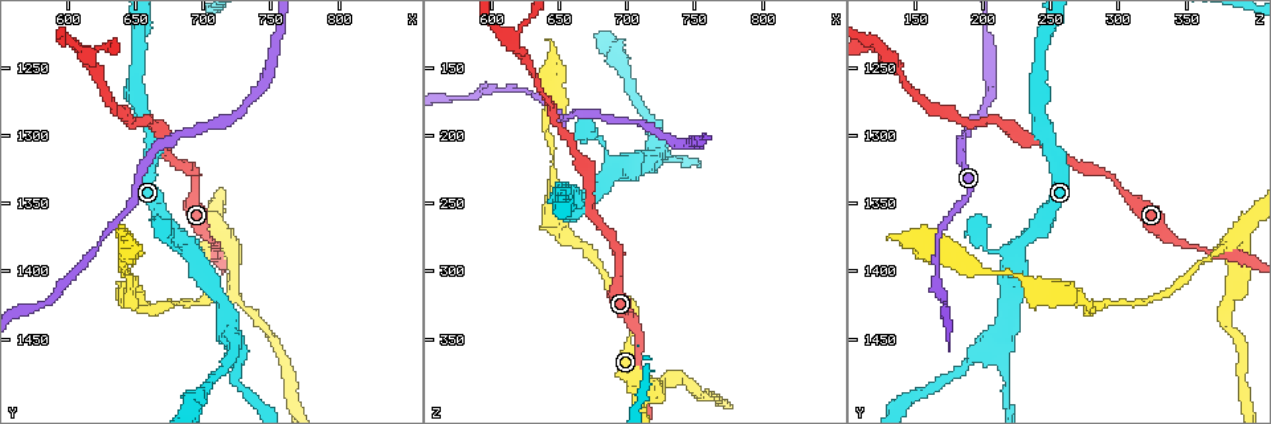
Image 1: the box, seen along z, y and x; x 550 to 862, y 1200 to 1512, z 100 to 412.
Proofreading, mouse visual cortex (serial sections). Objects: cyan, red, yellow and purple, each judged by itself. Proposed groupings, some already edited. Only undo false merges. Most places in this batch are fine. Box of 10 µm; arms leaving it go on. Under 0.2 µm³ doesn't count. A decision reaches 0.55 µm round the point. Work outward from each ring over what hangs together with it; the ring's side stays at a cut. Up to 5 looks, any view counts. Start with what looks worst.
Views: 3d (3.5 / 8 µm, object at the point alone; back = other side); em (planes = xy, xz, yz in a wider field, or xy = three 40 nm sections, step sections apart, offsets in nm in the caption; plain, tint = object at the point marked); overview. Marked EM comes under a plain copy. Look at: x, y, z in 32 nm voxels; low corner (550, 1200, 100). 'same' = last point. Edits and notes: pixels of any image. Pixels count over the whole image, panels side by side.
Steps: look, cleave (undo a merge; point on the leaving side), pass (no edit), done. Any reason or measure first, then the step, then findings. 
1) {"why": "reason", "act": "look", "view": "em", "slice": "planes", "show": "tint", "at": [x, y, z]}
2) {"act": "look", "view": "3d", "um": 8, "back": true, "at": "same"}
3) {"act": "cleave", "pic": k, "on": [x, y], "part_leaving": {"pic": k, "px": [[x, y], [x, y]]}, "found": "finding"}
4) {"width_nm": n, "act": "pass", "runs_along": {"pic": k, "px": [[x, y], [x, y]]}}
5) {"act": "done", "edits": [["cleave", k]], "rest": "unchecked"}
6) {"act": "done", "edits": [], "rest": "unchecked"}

{"why": "narrows sharply", "act": "look", "view": "3d", "um": 3.5, "at": [646, 1402, 216]}

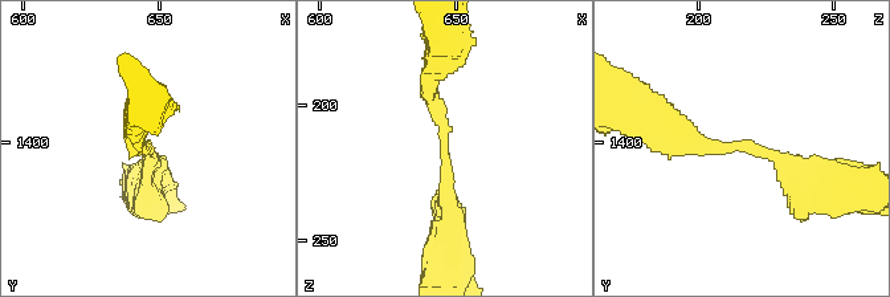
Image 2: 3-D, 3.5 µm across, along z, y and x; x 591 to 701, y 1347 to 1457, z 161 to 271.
{"arm_widths_nm": [200, 250], "act": "look", "view": "em", "slice": "xy", "step": 1, "show": "tint", "at": [647, 1402, 217]}

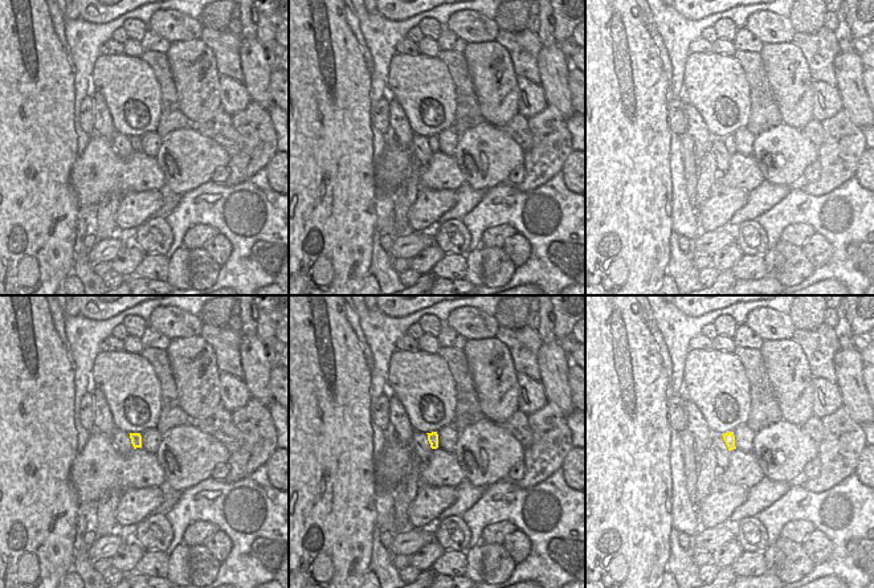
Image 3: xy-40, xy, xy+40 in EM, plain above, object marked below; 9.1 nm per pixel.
{"act": "pass", "runs_along": {"pic": 2, "px": [[821, 175], [669, 123]]}, "found": "continuous, no second cell"}

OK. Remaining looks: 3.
{"why": "three-way junction", "act": "look", "view": "3d", "um": 3.5, "at": [614, 1242, 130]}

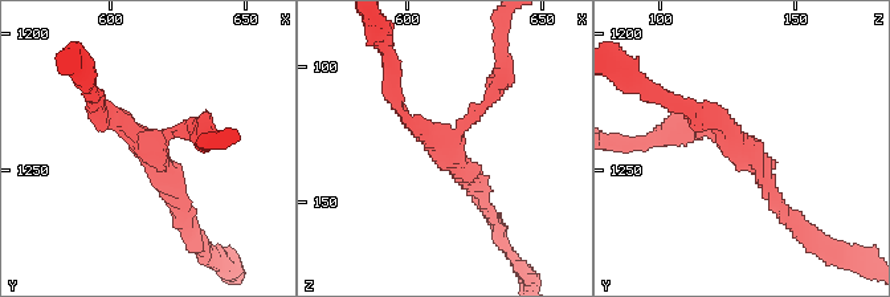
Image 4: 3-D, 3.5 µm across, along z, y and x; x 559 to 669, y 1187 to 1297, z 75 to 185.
{"act": "look", "view": "em", "slice": "planes", "show": "tint", "at": [614, 1241, 131]}

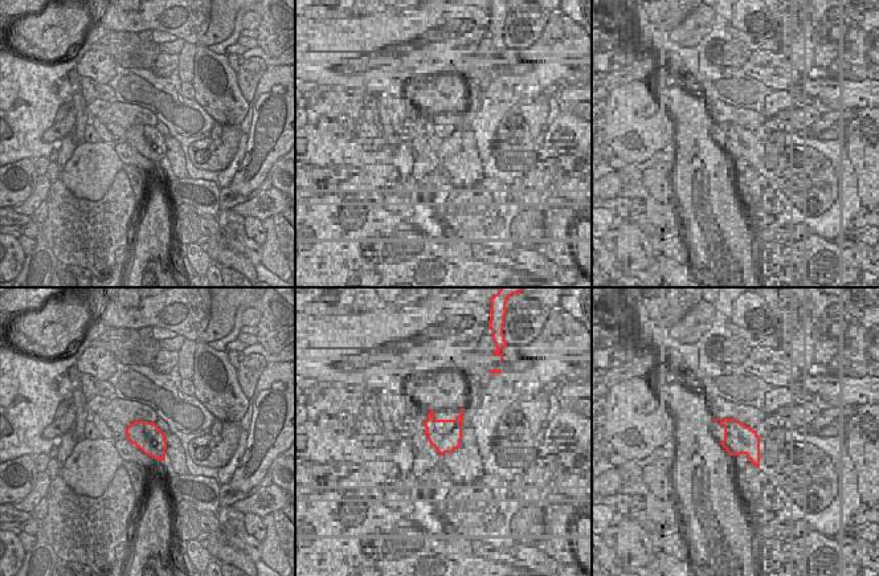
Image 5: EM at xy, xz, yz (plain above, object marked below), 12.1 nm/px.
{"act": "look", "view": "em", "slice": "xy", "step": 3, "show": "tint", "at": "same"}

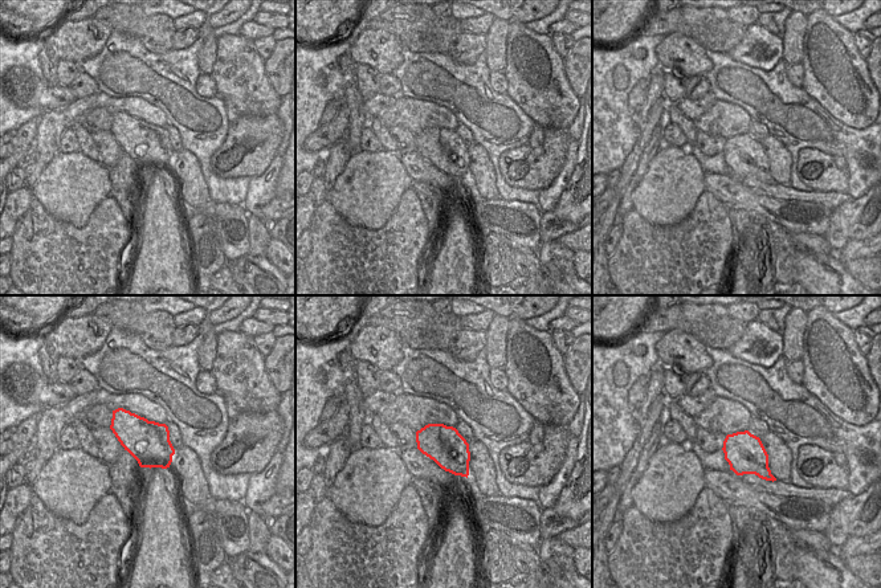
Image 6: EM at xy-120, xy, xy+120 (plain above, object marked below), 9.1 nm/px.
{"act": "pass", "found": "all the same cell"}

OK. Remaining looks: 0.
{"act": "done", "edits": [], "rest": "unchecked"}

